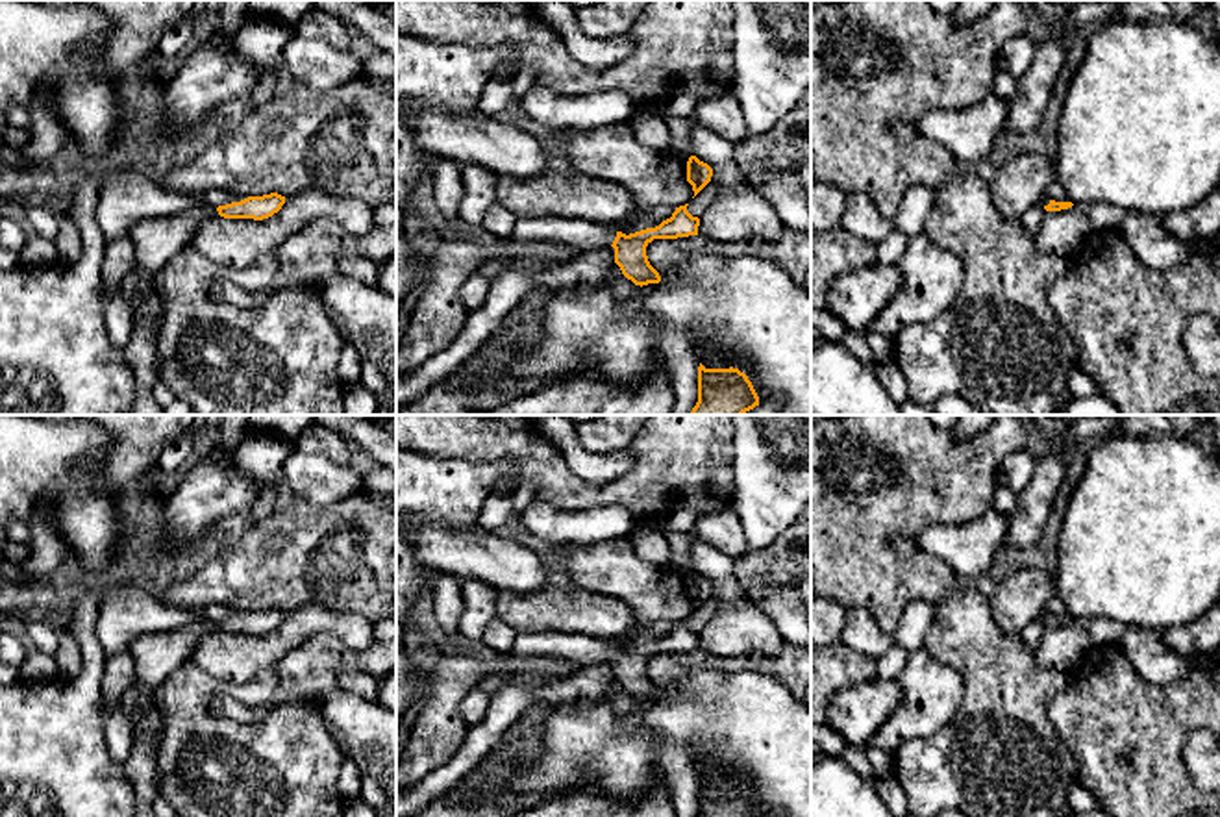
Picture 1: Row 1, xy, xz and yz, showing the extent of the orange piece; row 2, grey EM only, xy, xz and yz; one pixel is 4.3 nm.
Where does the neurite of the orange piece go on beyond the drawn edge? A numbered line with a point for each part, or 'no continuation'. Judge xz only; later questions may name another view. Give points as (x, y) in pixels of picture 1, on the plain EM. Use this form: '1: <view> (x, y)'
1: xz (585, 651)

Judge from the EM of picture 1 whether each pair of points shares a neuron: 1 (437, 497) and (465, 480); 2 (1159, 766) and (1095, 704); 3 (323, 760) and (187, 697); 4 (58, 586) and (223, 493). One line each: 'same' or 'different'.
1: same
2: same
3: same
4: different

